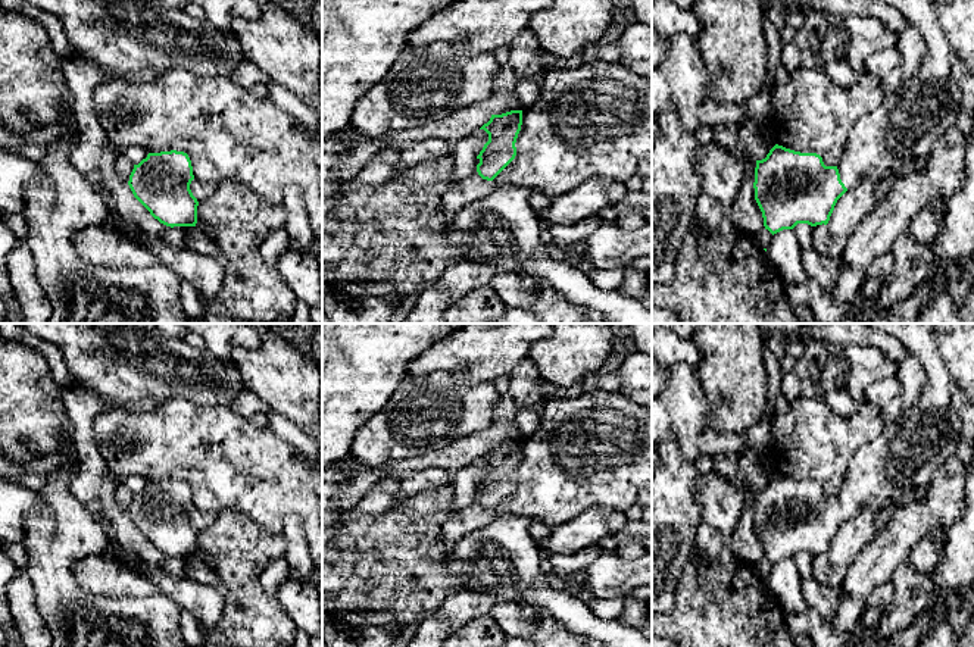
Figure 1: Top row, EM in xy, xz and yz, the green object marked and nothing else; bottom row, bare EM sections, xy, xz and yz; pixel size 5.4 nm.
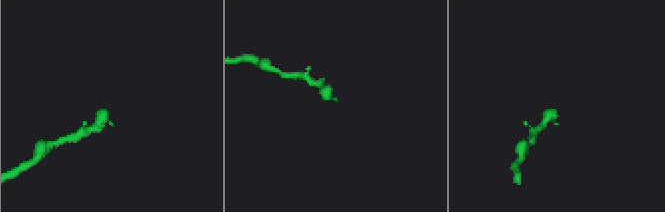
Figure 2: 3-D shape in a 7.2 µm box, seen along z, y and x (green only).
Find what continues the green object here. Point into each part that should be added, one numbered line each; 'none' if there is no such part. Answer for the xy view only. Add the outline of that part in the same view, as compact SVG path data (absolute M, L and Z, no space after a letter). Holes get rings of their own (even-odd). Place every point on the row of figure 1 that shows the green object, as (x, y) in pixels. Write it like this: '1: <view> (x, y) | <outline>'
none

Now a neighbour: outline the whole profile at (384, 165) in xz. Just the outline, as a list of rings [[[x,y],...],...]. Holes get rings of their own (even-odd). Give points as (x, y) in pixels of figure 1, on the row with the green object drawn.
[[[380,149],[352,178],[353,185],[380,187],[394,178],[402,168],[399,151]]]

